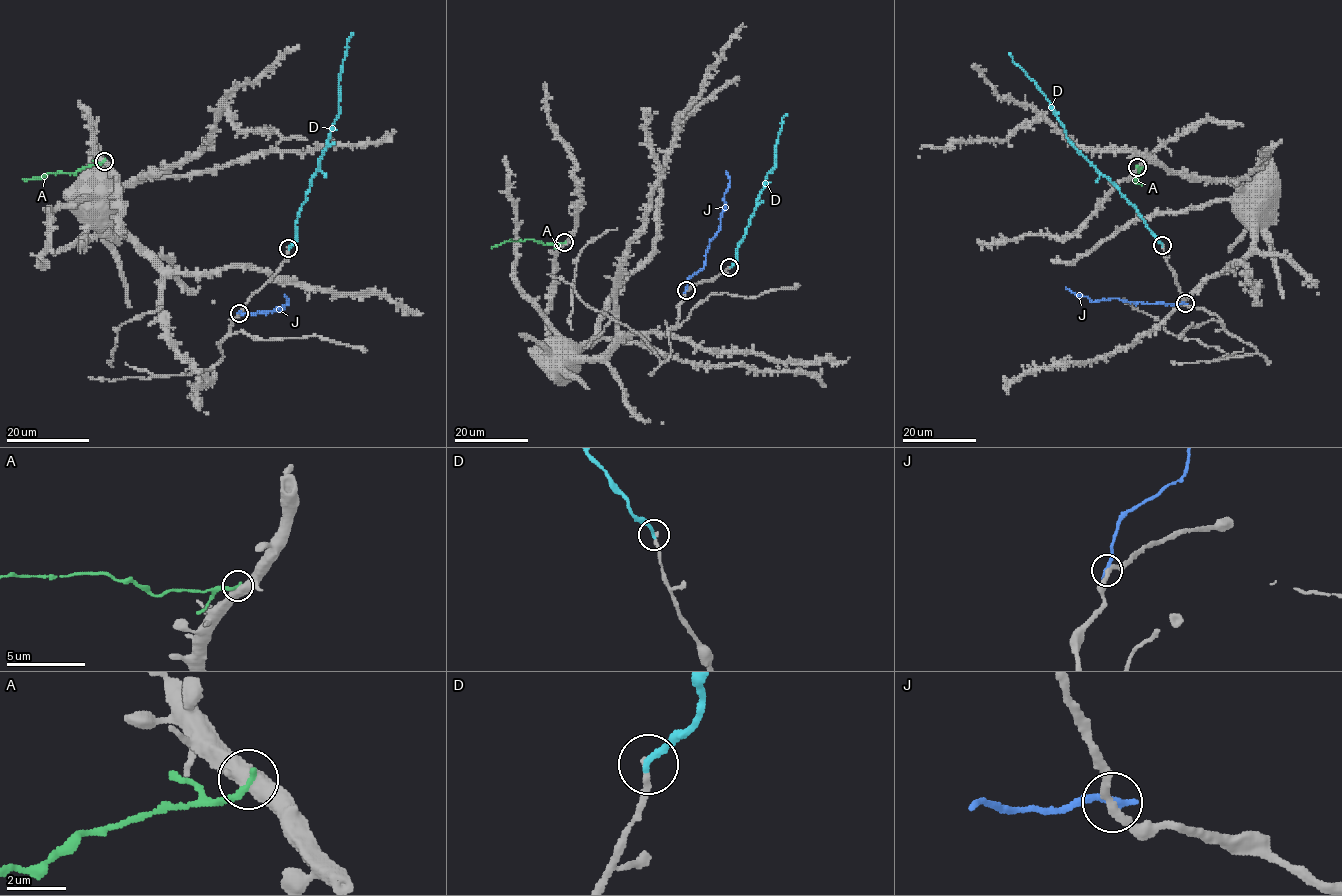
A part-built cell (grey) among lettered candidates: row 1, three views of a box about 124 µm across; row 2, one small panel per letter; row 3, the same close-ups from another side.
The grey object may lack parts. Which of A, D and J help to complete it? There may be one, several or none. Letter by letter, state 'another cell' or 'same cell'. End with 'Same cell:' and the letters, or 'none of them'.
A: another cell
D: same cell
J: another cell
Same cell: D

